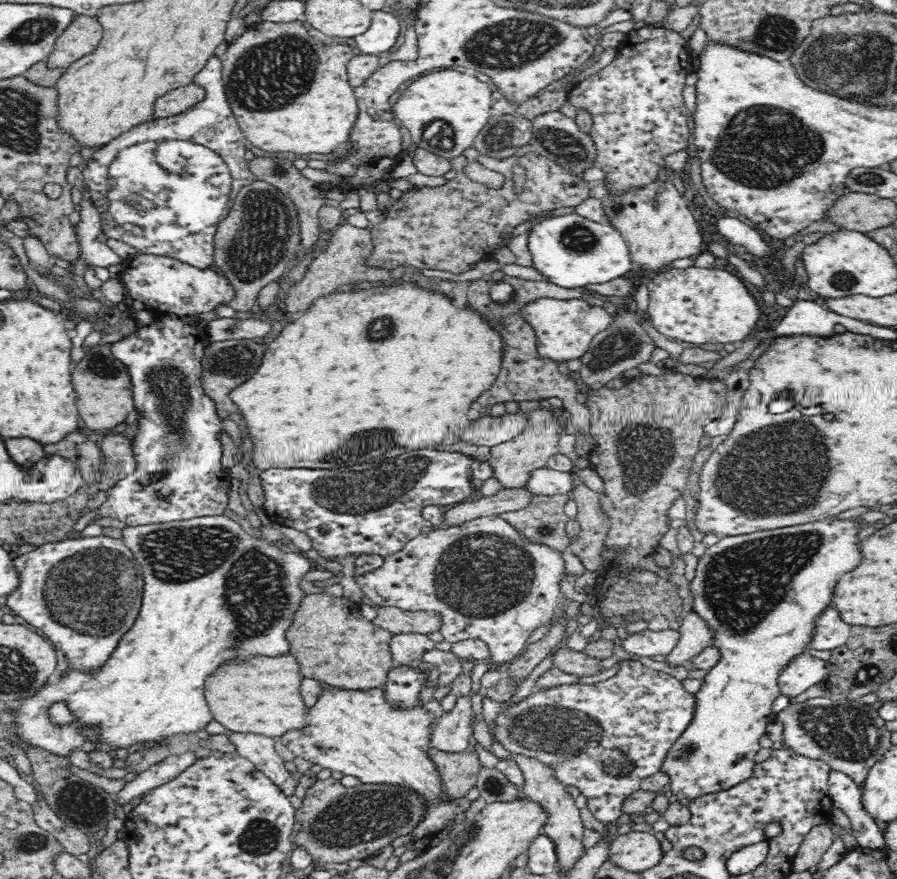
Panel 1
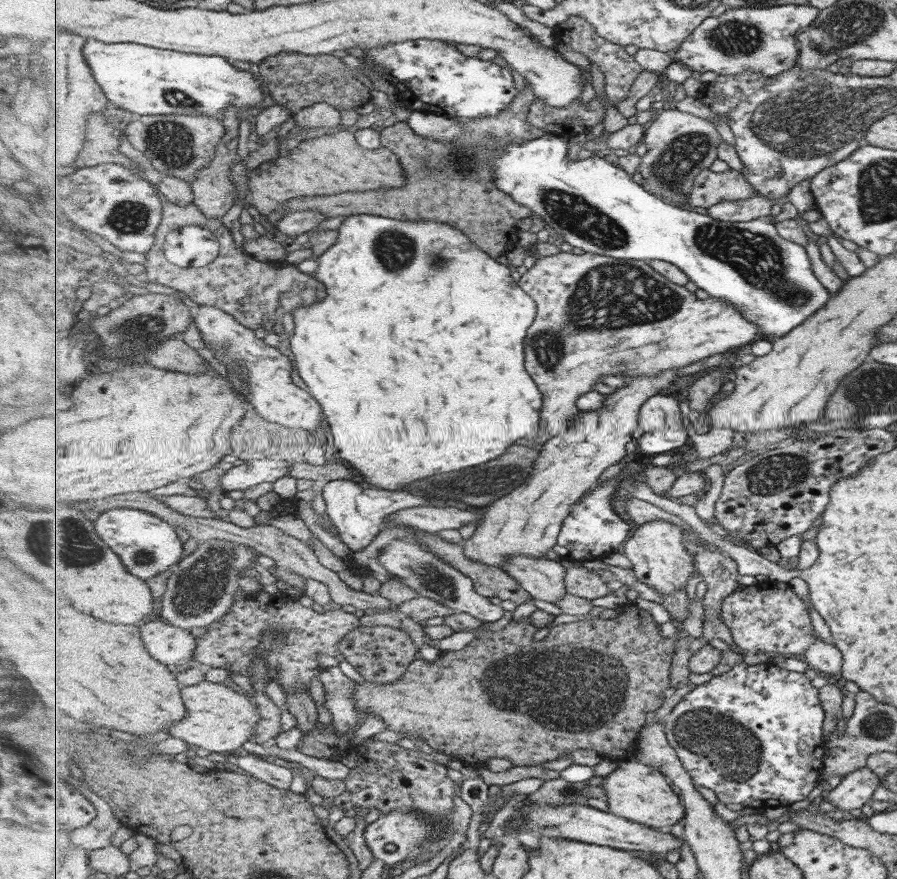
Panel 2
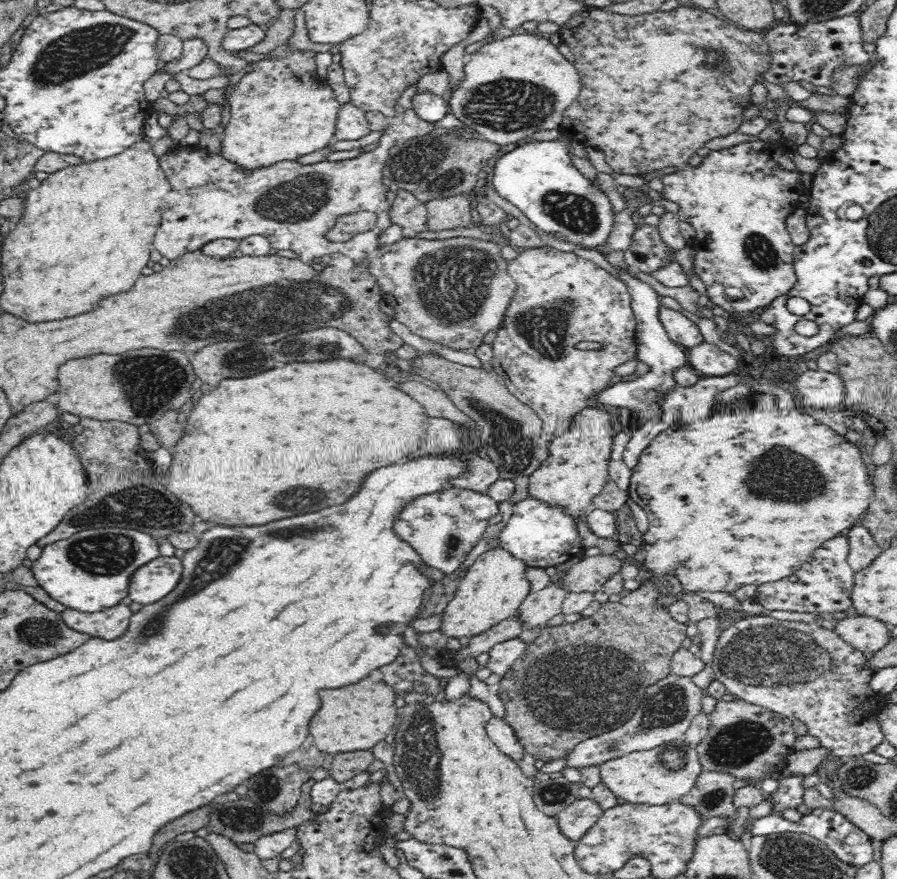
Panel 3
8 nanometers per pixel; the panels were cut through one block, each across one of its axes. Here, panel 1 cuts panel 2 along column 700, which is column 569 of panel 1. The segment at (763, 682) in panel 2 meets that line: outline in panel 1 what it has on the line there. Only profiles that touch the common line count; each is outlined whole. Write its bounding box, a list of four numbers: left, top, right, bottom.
[488,660,695,824]

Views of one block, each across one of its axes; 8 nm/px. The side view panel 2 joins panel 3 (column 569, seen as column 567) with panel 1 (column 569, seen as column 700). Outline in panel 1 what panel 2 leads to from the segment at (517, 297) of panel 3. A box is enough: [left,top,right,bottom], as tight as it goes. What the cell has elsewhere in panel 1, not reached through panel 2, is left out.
[519,297,613,363]

